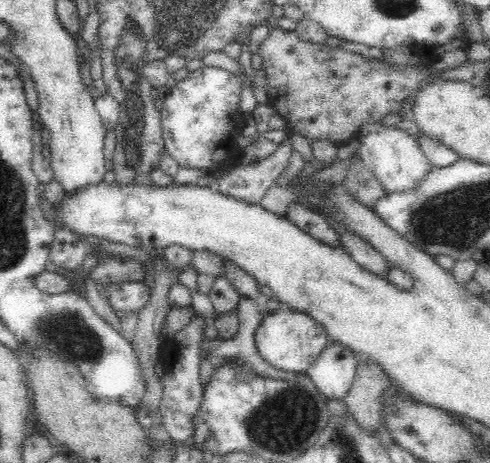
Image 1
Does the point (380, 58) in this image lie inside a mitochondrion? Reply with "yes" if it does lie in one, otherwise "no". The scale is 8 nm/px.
no

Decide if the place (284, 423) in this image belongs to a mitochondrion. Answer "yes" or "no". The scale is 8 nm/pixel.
yes

